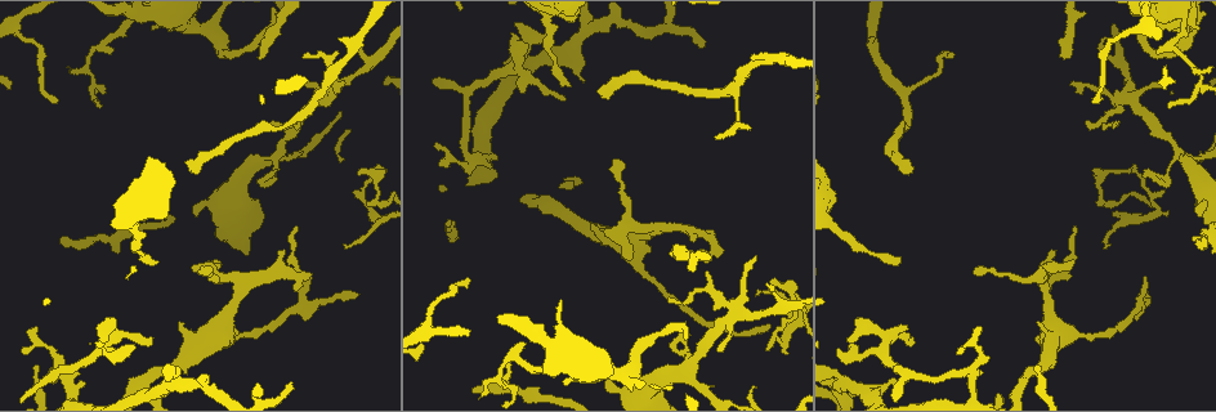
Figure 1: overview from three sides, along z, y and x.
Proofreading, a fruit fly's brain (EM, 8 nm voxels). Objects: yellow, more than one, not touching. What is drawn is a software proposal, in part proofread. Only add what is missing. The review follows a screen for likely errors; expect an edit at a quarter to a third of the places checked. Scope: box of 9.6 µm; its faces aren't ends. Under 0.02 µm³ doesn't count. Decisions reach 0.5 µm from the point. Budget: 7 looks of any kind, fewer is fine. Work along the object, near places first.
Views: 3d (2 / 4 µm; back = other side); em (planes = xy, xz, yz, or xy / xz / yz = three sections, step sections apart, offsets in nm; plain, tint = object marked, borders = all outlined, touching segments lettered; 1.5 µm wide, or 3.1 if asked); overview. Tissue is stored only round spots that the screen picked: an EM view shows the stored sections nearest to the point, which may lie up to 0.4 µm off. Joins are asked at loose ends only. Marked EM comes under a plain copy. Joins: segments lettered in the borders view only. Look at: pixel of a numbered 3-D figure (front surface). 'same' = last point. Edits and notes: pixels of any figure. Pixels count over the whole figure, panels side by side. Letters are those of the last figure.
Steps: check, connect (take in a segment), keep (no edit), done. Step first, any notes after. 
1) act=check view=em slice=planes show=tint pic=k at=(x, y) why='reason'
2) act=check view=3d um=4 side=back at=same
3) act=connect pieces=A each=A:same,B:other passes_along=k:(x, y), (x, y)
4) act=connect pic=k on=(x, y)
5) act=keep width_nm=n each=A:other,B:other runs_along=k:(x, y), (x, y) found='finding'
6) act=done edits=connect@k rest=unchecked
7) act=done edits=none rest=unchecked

act=check view=em slice=xy step=4 show=borders pic=1 at=(768, 349) why='an open end'

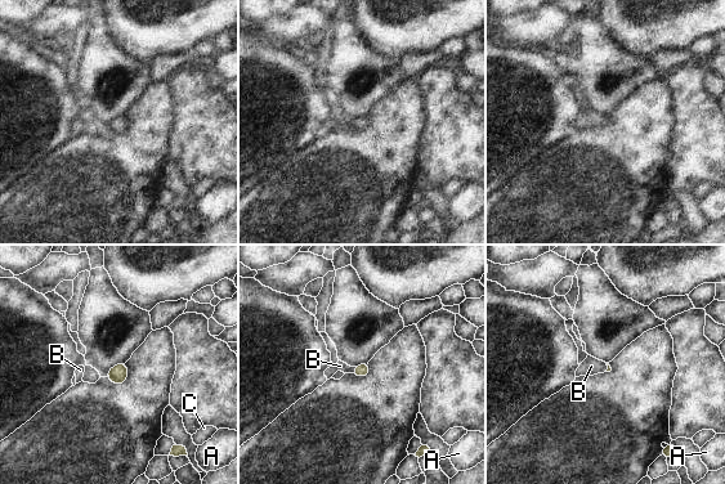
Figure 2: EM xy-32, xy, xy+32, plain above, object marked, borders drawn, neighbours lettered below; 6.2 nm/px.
act=connect pieces=B each=A:other,B:same,C:other passes_along=2:(362, 370), (352, 371), (340, 366) found='it goes on there'

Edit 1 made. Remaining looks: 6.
act=check view=3d um=4 pic=1 at=(344, 245) why='free end'

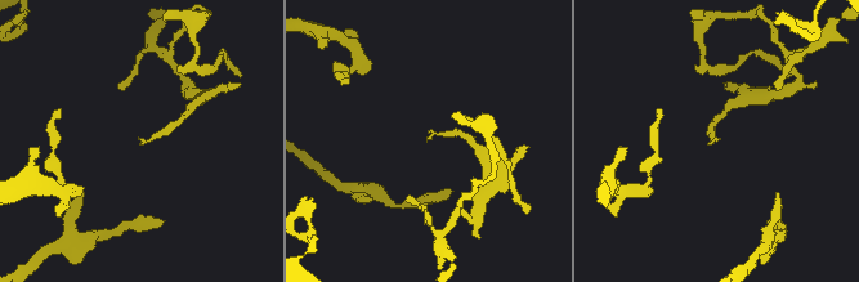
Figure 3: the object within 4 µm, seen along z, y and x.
act=check view=em slice=xy step=8 show=borders pic=3 at=(426, 140)

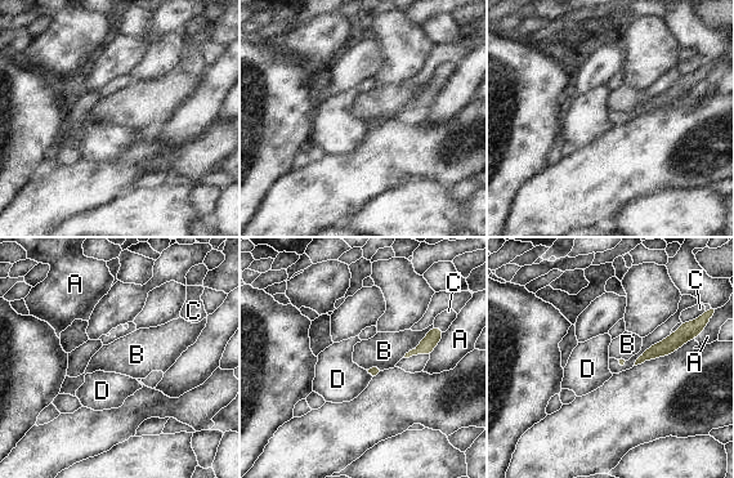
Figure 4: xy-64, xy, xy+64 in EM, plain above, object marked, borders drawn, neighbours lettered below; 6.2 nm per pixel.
act=check view=em slice=xz step=8 show=borders at=same why='another direction'

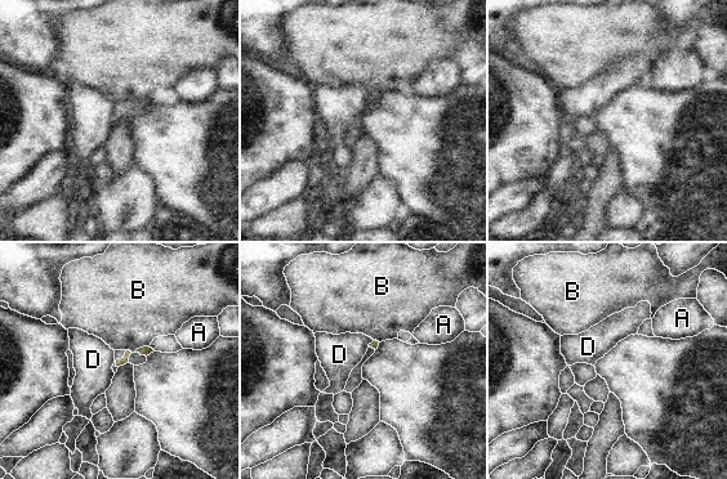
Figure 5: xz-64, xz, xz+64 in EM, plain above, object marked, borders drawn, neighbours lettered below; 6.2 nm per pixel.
act=keep each=A:other,B:other,D:other found='no lettered segment goes on from it'

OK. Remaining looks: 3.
act=check view=em slice=xz step=4 show=borders pic=1 at=(702, 47) why='free end'

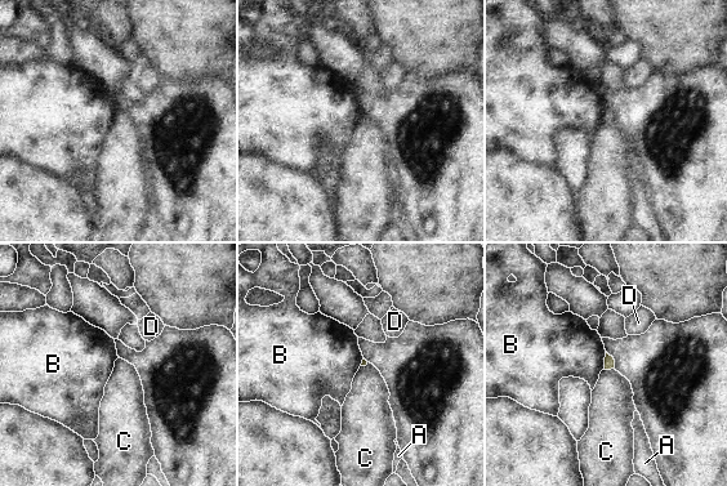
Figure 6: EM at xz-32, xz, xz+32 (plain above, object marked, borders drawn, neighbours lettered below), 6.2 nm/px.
act=check view=em slice=planes show=borders at=same

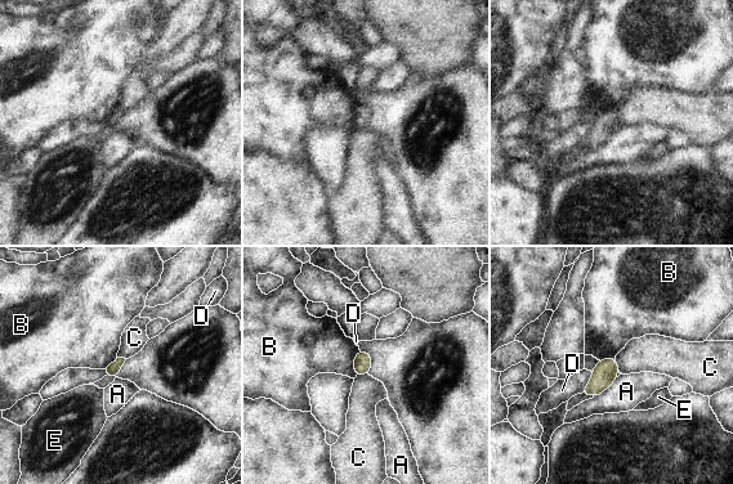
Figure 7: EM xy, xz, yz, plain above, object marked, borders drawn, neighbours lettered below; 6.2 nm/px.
act=keep each=A:other,B:other,C:other,D:other,E:other found='none of them fits'

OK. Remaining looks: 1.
act=done edits=connect@2 rest=unchecked

